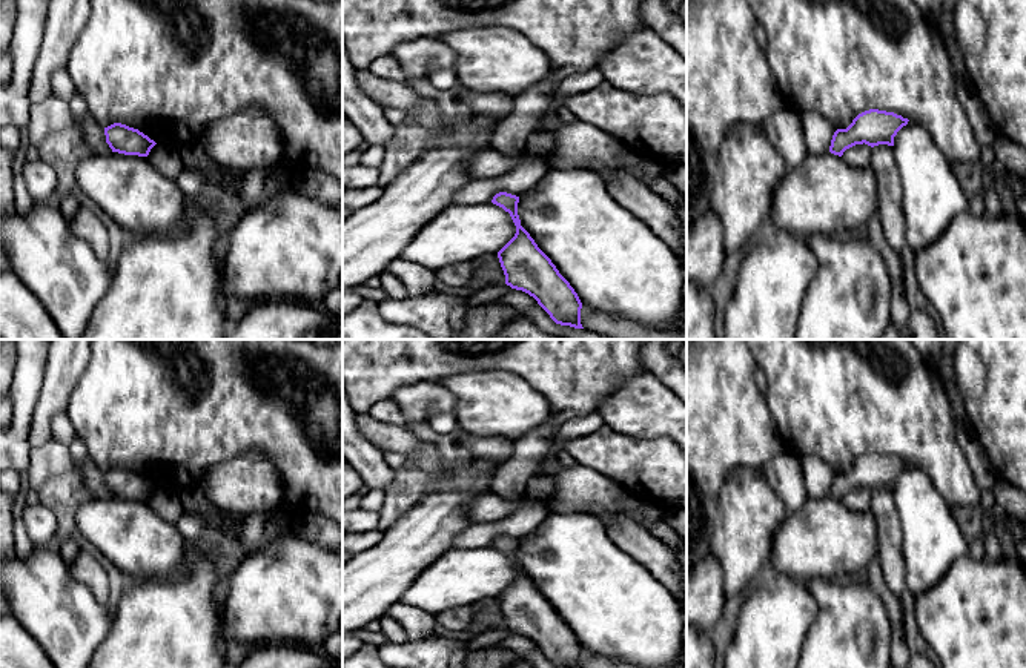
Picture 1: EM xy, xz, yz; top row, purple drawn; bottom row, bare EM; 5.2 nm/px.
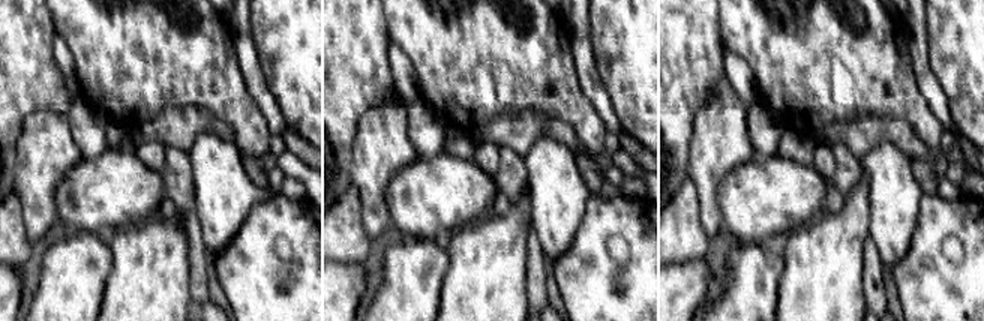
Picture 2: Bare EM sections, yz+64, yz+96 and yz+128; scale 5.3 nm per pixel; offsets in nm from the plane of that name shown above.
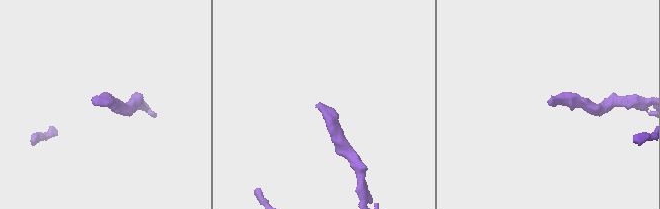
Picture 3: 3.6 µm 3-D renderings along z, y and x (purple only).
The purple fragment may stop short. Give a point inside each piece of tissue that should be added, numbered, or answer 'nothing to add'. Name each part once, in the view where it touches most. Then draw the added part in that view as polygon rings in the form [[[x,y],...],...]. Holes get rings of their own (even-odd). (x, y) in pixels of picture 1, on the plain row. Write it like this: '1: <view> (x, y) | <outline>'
nothing to add

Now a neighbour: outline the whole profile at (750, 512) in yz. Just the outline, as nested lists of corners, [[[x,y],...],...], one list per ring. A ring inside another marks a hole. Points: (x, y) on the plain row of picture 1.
[[[731,468],[719,491],[719,513],[710,548],[723,571],[726,599],[745,594],[765,576],[776,530],[786,514],[786,505],[760,468]]]

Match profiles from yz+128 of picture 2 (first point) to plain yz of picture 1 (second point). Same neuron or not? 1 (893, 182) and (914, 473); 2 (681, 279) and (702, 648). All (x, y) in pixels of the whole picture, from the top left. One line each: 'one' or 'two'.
1: one
2: one

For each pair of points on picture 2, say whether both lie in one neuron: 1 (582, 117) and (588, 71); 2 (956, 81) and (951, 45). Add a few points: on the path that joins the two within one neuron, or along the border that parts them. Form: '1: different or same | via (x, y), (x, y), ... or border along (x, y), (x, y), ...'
1: different | border along (573, 62), (579, 84), (605, 125)
2: same | via (956, 72), (956, 54)

